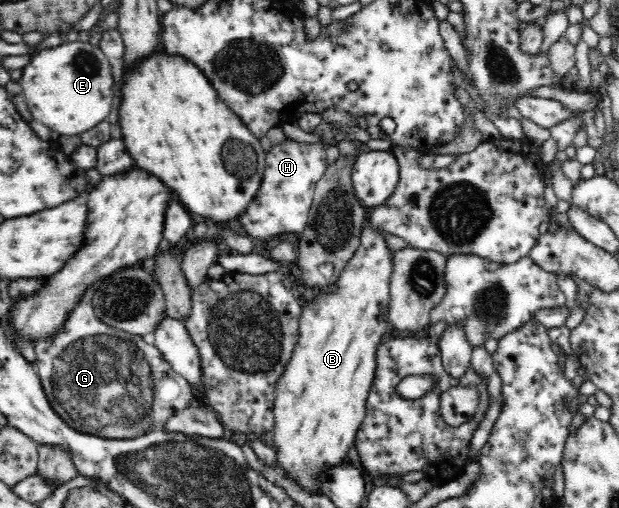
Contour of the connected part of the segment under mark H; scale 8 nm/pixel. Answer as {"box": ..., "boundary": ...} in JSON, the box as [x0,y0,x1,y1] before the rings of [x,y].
{"box":[234,140,328,241],"boundary":[[[285,140],[272,148],[265,158],[264,175],[256,197],[238,217],[234,218],[248,237],[270,241],[285,233],[299,234],[307,226],[308,214],[315,196],[315,186],[328,170],[328,154],[324,144],[302,144]]]}

